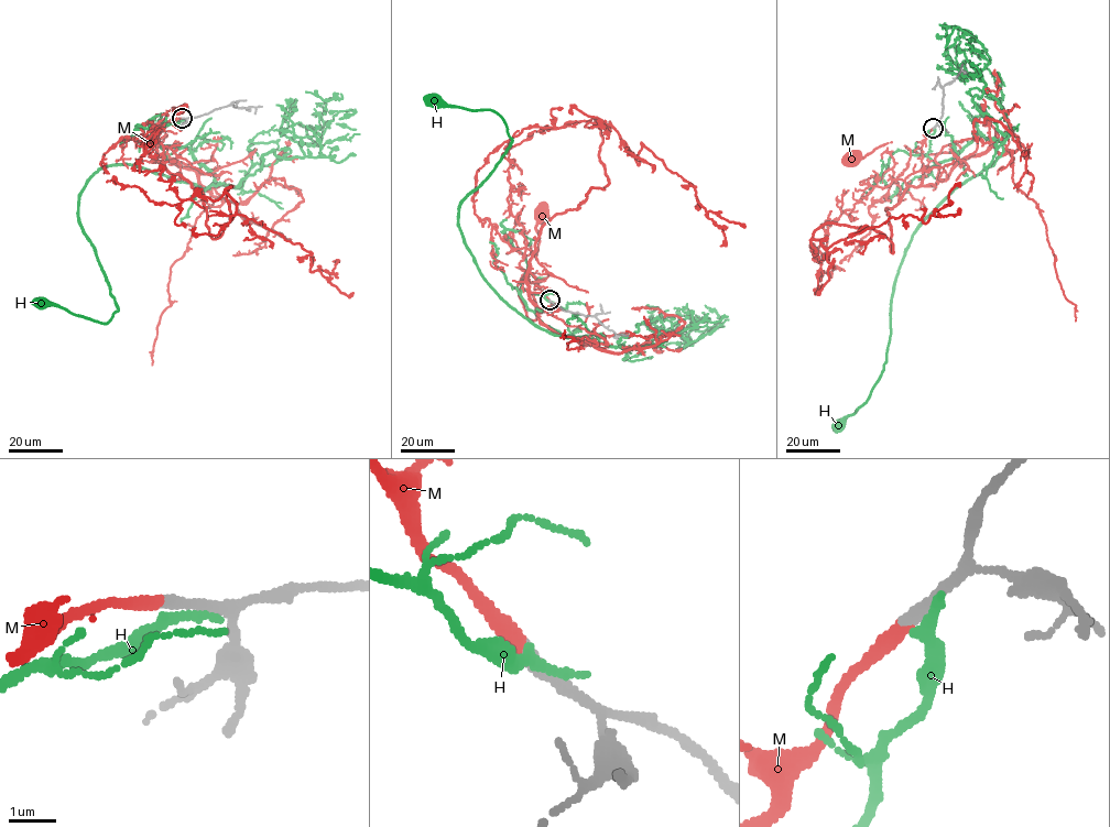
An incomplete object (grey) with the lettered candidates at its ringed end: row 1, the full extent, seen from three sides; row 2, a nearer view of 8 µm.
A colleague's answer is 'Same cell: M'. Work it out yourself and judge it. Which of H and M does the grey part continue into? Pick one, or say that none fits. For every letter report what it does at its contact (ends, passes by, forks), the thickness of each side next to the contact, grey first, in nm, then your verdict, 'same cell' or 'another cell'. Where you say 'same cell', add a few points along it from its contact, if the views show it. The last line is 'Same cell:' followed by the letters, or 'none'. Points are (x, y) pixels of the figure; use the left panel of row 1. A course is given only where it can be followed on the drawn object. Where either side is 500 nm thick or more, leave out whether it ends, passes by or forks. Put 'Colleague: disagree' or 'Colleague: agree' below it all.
H: it ends; calibres 320 and 320 nm; another cell
M: it ends; calibres 280 and 280 nm; same cell; course (182, 118), (158, 133), (158, 158), (163, 148), (148, 134), (149, 129), (166, 117), (166, 110), (180, 107)
Same cell: M
Colleague: agree

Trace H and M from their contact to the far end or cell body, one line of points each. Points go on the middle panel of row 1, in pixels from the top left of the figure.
H: (551, 301), (521, 290), (594, 343), (489, 285), (459, 205), (512, 140), (496, 112), (434, 100)
M: (550, 301), (528, 280), (534, 252), (515, 249), (525, 256), (531, 250), (536, 253), (536, 226), (541, 215)

